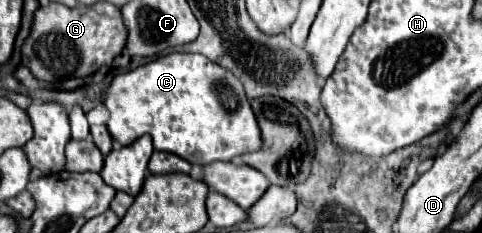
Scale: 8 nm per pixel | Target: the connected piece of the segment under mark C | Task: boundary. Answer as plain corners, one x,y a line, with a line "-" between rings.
169,54
131,72
115,76
109,86
109,94
105,96
105,106
111,114
107,128
113,140
117,140
121,146
129,146
139,136
149,134
153,138
155,150
177,154
189,164
207,166
217,160
229,162
235,156
255,152
263,144
259,124
249,100
245,98
243,84
231,72
207,60
203,54

